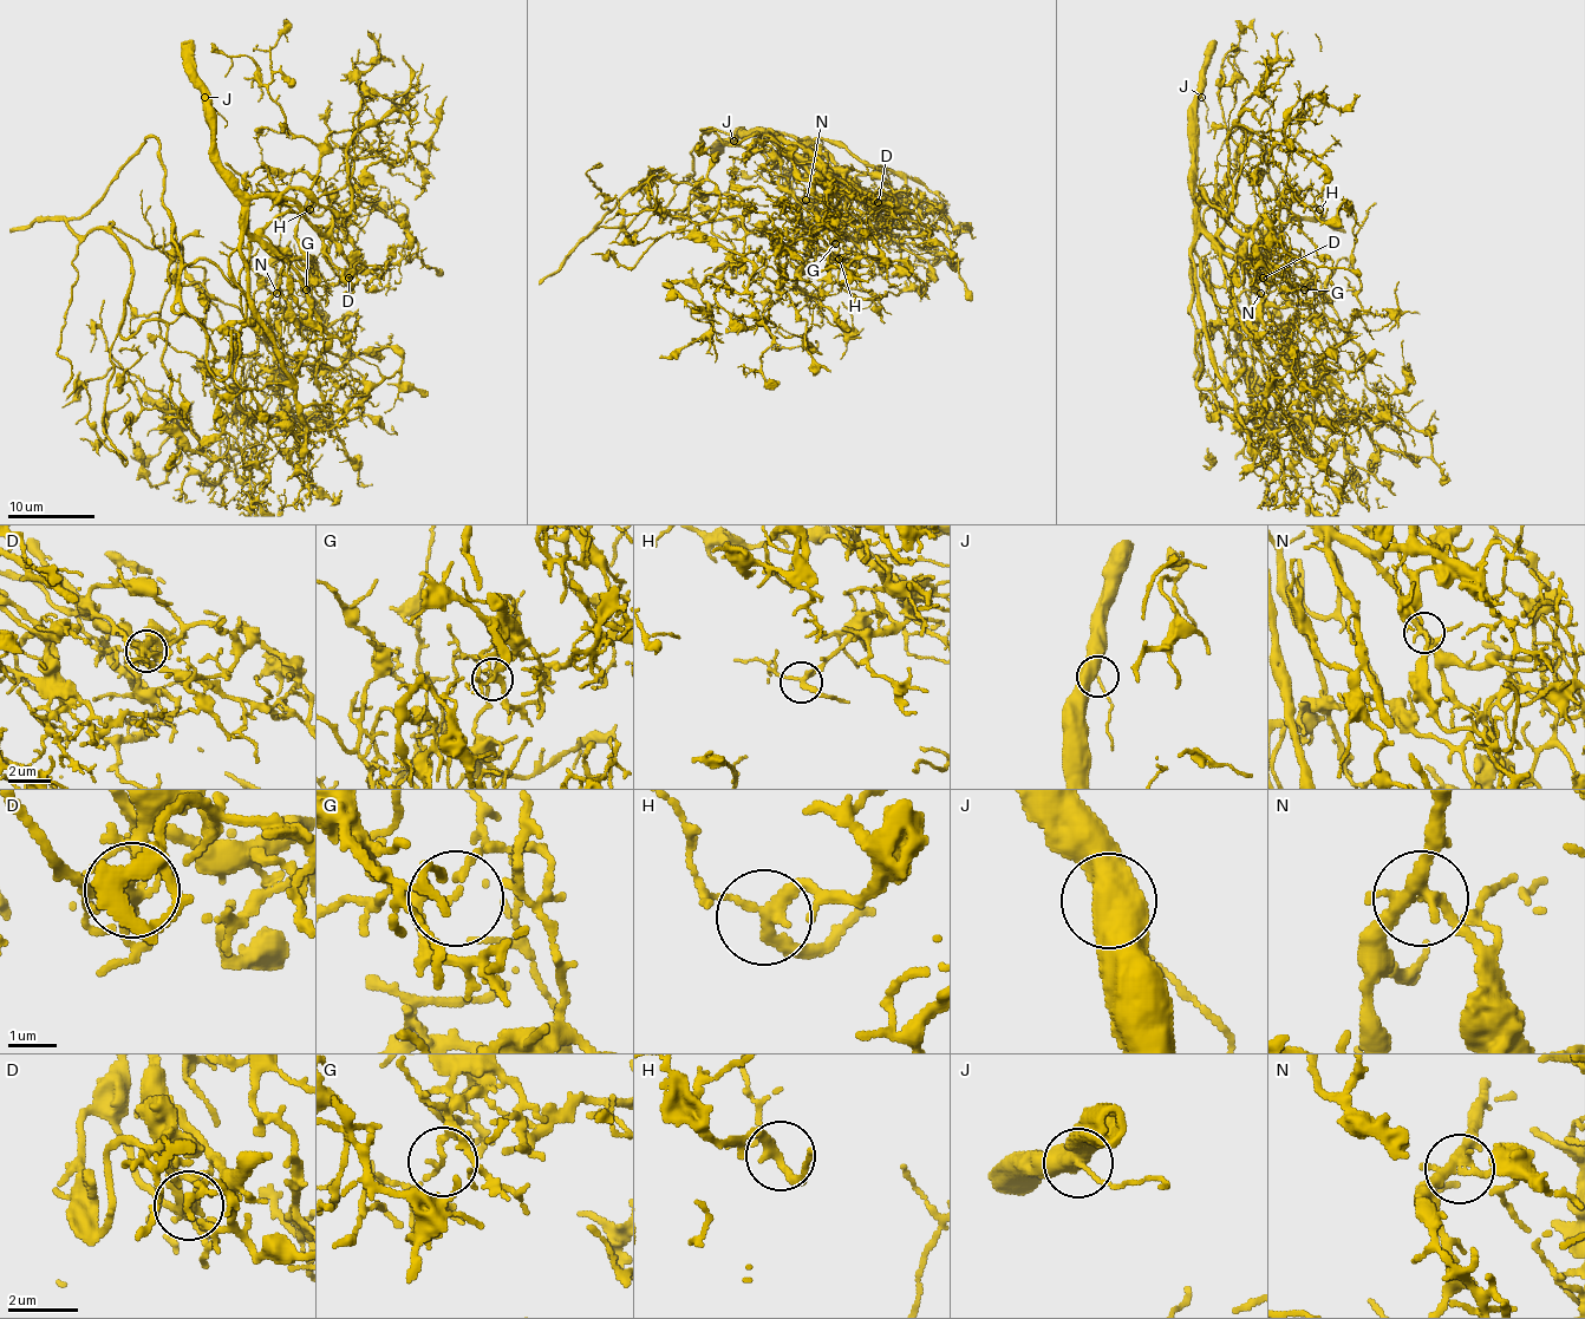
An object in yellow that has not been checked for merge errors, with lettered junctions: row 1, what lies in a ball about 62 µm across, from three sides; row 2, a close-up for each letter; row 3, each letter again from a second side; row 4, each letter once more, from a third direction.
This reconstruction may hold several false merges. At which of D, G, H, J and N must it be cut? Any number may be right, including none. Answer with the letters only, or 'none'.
D, G, N

